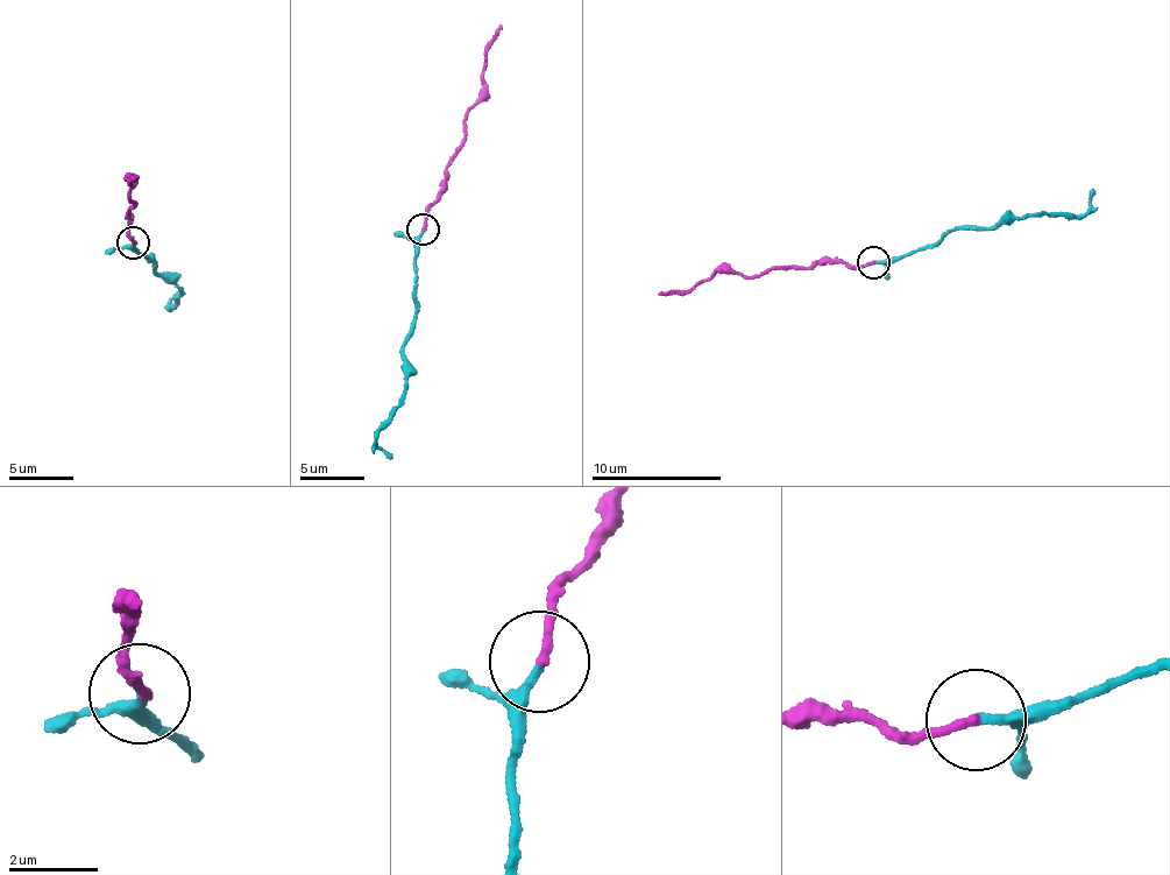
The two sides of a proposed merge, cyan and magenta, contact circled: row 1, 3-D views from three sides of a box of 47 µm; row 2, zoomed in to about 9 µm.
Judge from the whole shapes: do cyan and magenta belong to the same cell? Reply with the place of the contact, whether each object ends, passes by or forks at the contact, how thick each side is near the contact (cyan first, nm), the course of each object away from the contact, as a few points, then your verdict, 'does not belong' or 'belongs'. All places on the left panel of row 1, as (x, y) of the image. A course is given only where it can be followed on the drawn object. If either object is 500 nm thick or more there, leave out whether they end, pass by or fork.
at (133, 242); cyan ends there; magenta ends there; 220 nm thick on the cyan side, 190 nm on the other; cyan runs (133, 244), (158, 265), (155, 270), (182, 289), (172, 309), (169, 305), (181, 291); magenta runs (133, 244), (127, 235), (129, 226), (125, 217), (134, 203), (127, 197), (127, 177), (132, 183), (137, 175); belongs

